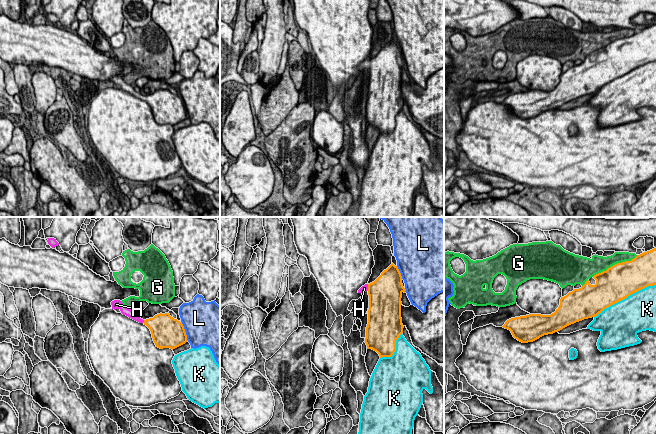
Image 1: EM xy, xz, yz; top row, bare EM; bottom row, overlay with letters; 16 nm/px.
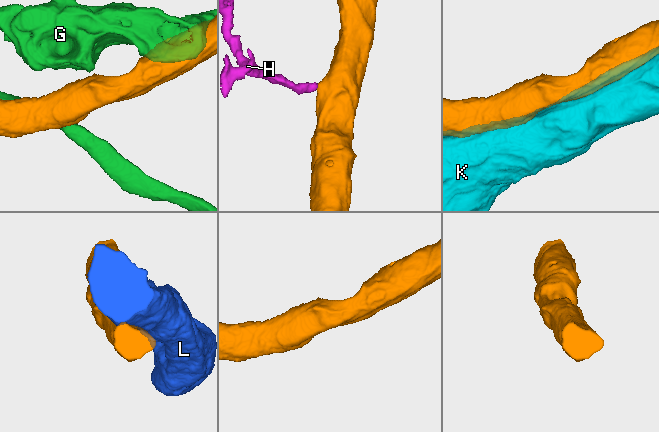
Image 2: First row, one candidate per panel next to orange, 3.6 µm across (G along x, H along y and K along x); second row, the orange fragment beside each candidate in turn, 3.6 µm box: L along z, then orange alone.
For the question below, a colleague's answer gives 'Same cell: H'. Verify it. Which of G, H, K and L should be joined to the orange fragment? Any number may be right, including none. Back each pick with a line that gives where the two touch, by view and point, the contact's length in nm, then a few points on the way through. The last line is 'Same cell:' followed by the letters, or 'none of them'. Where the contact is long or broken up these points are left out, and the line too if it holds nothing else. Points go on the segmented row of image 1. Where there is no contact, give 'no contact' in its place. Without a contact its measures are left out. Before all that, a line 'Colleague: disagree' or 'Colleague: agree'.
Colleague: agree
H: meets orange in xz at (368, 287); contact 120 nm long; runs through xz (382, 292), (368, 287), (364, 288)
Same cell: H

